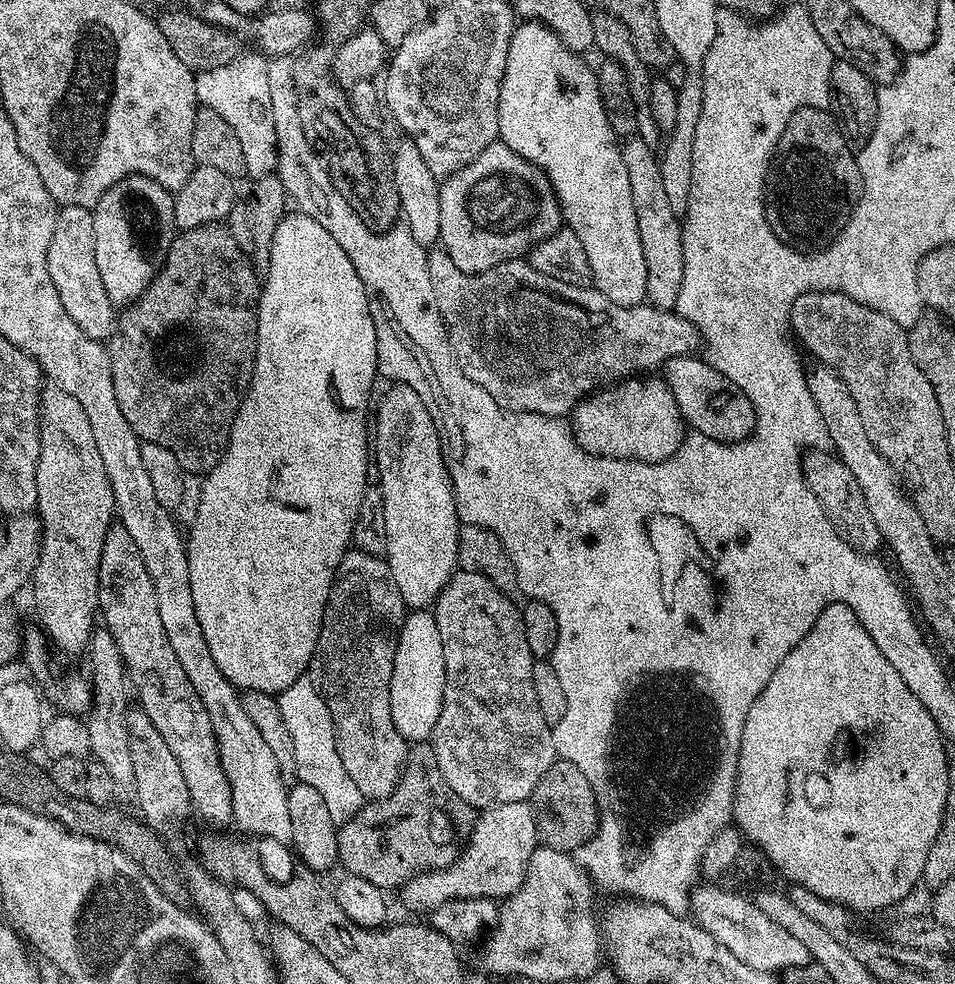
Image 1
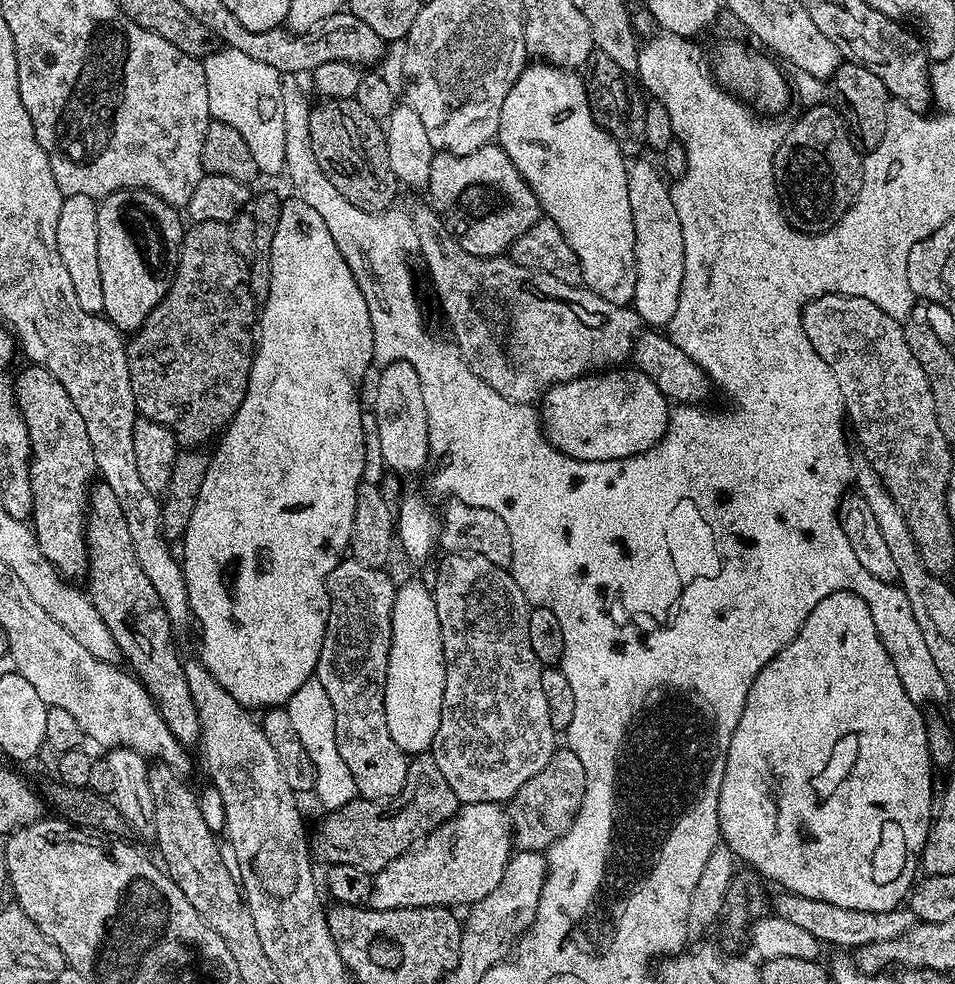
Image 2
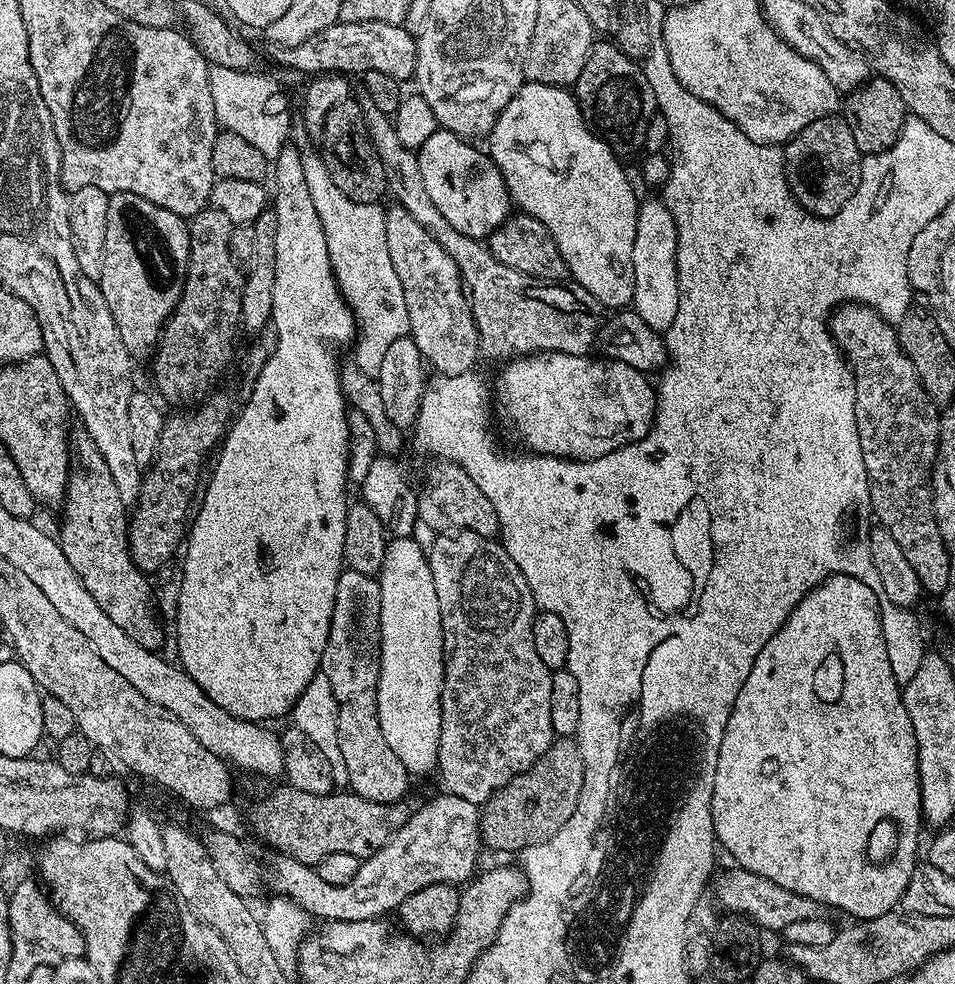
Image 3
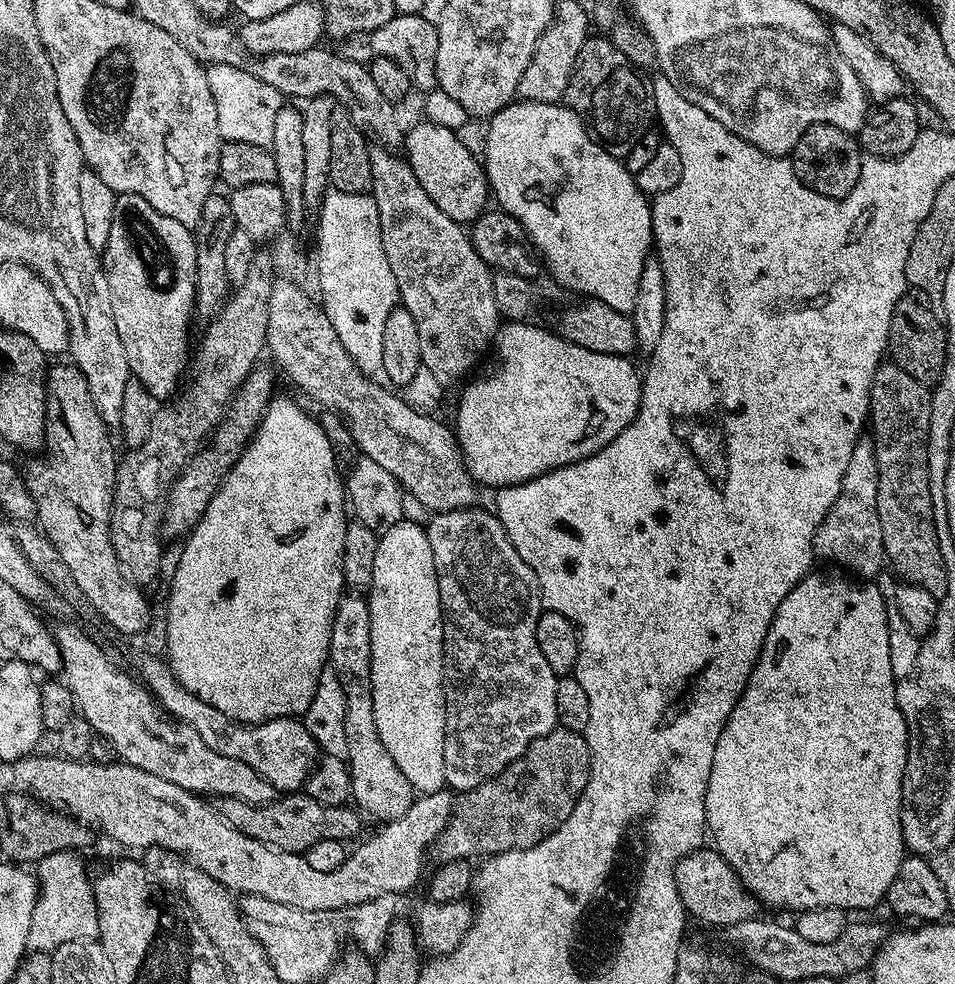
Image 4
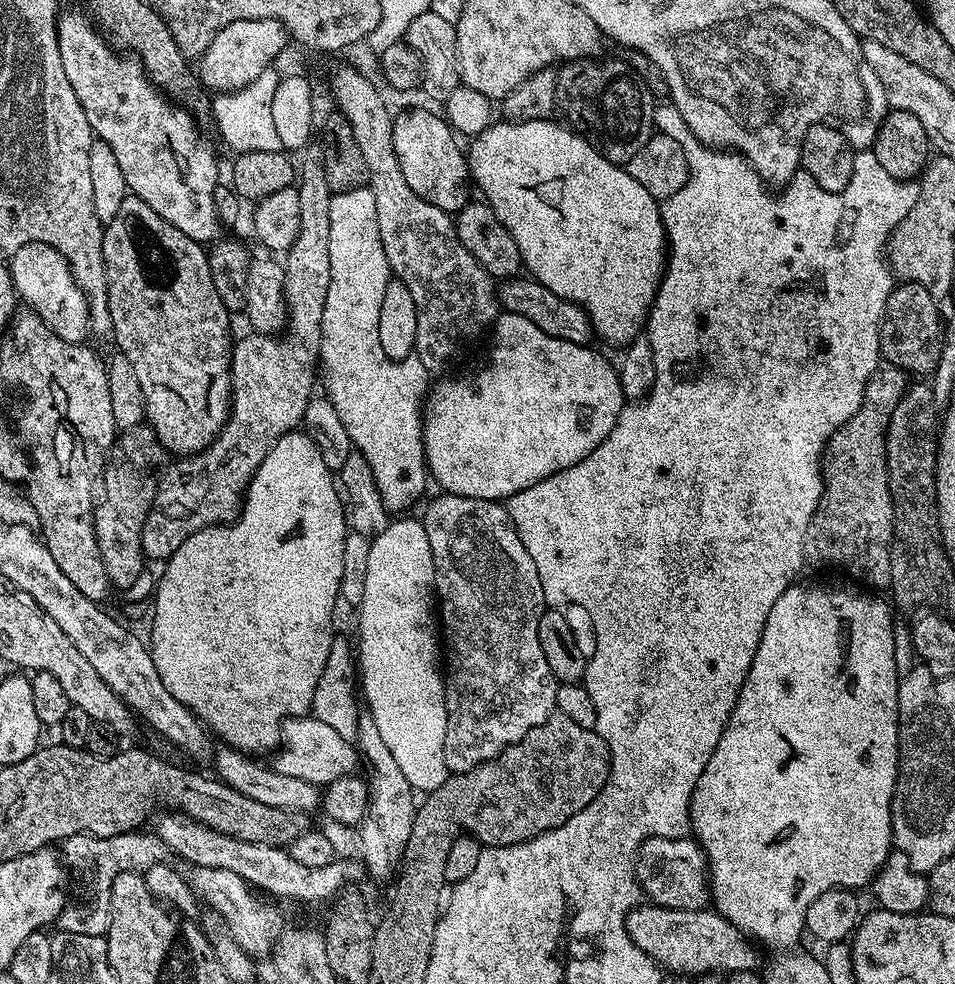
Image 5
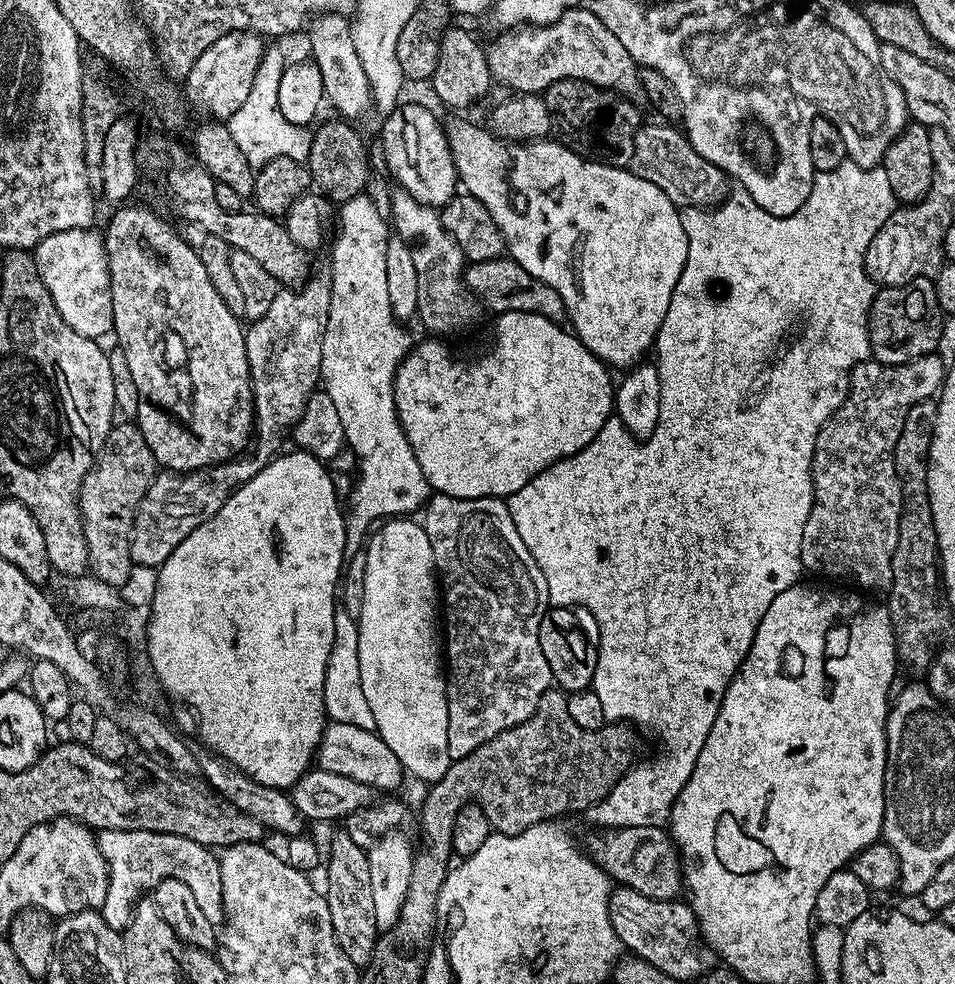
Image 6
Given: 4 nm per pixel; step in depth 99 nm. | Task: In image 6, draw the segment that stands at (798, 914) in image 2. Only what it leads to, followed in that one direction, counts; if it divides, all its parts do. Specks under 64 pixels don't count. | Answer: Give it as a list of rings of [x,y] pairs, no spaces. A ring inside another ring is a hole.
[[[634,826],[596,830],[592,841],[586,844],[586,851],[617,885],[638,890],[638,894],[646,894],[646,898],[675,900],[681,895],[684,870],[680,851],[663,827]]]

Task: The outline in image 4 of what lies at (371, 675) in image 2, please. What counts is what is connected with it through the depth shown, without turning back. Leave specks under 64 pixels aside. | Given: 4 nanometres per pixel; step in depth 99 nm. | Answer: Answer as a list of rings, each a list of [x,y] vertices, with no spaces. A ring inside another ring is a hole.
[[[345,594],[340,597],[330,630],[328,664],[336,672],[338,682],[342,682],[342,694],[346,694],[346,763],[352,777],[351,799],[356,799],[355,807],[365,817],[373,816],[379,822],[402,818],[402,814],[410,810],[414,793],[410,782],[406,782],[406,774],[402,774],[394,758],[390,758],[390,750],[382,746],[378,722],[374,722],[370,682],[370,610],[363,595]]]

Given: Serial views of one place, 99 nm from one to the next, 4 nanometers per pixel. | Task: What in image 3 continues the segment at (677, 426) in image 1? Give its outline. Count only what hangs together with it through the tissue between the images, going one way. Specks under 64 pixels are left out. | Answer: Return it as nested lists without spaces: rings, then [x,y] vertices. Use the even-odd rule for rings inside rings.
[[[537,353],[509,361],[494,380],[494,404],[508,419],[512,432],[525,444],[529,453],[538,456],[563,456],[565,460],[593,460],[610,454],[623,444],[641,440],[649,430],[656,414],[656,393],[645,373],[607,358],[591,360],[591,355]]]

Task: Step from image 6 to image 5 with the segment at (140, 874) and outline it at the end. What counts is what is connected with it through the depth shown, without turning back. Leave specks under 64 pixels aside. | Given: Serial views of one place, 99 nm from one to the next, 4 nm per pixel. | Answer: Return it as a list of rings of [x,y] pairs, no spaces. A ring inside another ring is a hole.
[[[144,830],[127,832],[121,836],[92,836],[89,832],[74,834],[66,838],[59,845],[58,851],[63,863],[69,869],[80,872],[80,880],[84,883],[84,904],[69,903],[60,911],[58,919],[59,931],[69,932],[70,934],[90,934],[91,936],[107,937],[110,918],[112,917],[112,883],[118,874],[123,872],[145,873],[150,866],[165,863],[169,859],[170,849],[159,840],[155,834],[144,833]],[[192,866],[187,869],[186,879],[201,901],[209,909],[217,912],[226,922],[230,934],[254,958],[264,958],[271,953],[275,943],[283,935],[286,925],[278,909],[267,899],[259,900],[251,884],[247,884],[231,870],[214,870],[210,866]]]

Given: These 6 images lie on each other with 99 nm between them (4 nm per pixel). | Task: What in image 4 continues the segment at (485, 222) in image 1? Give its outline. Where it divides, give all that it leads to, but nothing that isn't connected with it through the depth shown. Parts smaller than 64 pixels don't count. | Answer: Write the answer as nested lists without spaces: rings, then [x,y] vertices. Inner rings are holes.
[[[431,122],[423,123],[407,129],[402,145],[403,159],[412,167],[414,178],[418,178],[422,190],[430,194],[434,206],[438,206],[442,214],[462,226],[471,225],[490,204],[488,175],[484,173],[481,157],[477,153],[475,156],[455,131]]]

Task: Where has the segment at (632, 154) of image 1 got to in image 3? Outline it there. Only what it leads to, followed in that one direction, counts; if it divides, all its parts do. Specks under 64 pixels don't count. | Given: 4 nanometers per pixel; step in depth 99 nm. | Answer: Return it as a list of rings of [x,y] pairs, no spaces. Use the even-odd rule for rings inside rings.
[[[644,199],[637,205],[633,249],[634,294],[631,307],[651,329],[664,334],[678,312],[677,227],[663,199]]]

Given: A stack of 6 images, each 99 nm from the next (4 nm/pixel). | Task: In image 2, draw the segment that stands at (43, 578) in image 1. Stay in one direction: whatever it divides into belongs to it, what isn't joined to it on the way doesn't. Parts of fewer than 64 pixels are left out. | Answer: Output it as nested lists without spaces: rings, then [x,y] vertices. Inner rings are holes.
[[[32,364],[21,374],[17,380],[14,380],[14,391],[16,393],[16,401],[20,407],[22,418],[26,422],[26,430],[30,434],[30,446],[32,447],[32,461],[30,462],[30,490],[34,490],[34,510],[30,517],[30,527],[36,534],[36,541],[42,550],[42,554],[53,566],[60,571],[61,576],[69,582],[76,582],[87,577],[88,574],[88,544],[84,540],[84,530],[88,527],[88,494],[92,490],[94,481],[97,479],[96,459],[94,458],[94,446],[90,446],[90,434],[86,434],[86,422],[82,422],[82,414],[78,414],[78,406],[74,406],[74,402],[70,402],[70,394],[66,394],[66,386],[62,386],[62,382],[58,382],[58,378],[54,378],[54,374],[50,374],[50,370],[46,370],[40,364]]]

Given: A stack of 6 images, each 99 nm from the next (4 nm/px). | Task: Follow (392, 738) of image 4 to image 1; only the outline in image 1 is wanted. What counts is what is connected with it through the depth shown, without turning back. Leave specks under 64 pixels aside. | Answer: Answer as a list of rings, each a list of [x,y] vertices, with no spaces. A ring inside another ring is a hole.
[[[428,610],[409,611],[398,634],[394,674],[390,678],[390,714],[404,740],[424,742],[431,737],[438,714],[442,714],[445,686],[446,661],[442,659],[442,637],[438,635],[436,617]]]

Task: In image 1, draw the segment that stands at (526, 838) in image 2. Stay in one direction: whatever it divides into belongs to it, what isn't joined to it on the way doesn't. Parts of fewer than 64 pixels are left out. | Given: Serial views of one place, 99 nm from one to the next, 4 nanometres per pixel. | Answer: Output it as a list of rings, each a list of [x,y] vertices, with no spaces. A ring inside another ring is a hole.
[[[558,758],[552,763],[532,792],[530,803],[536,810],[536,834],[545,848],[575,853],[591,836],[595,836],[600,824],[600,807],[596,804],[590,778],[586,778],[586,774],[569,760]]]

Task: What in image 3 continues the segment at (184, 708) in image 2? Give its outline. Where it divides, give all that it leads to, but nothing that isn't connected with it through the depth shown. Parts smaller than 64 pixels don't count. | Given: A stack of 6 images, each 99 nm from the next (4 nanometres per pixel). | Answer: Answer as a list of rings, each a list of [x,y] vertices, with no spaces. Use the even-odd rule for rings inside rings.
[[[83,430],[77,432],[77,436],[75,433],[68,441],[68,485],[66,486],[66,494],[62,505],[64,517],[60,520],[60,532],[58,531],[62,554],[66,554],[66,562],[70,562],[70,566],[74,566],[74,574],[78,574],[78,578],[82,578],[82,586],[86,586],[86,590],[90,590],[94,602],[98,602],[98,606],[102,606],[102,610],[106,610],[106,618],[111,618],[116,625],[122,626],[122,630],[126,630],[126,634],[130,634],[130,638],[134,638],[134,642],[138,642],[138,646],[153,650],[163,649],[164,632],[160,629],[159,622],[156,621],[156,608],[152,605],[152,584],[148,581],[151,579],[141,572],[138,565],[132,561],[132,555],[128,549],[129,517],[126,515],[126,506],[122,502],[122,497],[118,494],[118,486],[114,486],[114,478],[110,478],[110,470],[106,467],[106,458],[102,458],[102,454],[98,452],[98,446],[94,446],[94,442],[88,437],[87,432]]]

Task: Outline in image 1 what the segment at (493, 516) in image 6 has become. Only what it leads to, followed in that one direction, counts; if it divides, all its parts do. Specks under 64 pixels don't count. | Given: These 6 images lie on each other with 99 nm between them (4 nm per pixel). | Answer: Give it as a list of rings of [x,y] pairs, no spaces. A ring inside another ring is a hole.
[[[456,570],[446,582],[440,595],[434,601],[434,615],[438,622],[438,635],[442,637],[442,659],[446,661],[446,686],[442,698],[442,714],[438,714],[438,722],[434,726],[430,743],[438,758],[438,770],[442,770],[442,778],[446,778],[446,786],[454,790],[458,798],[462,798],[471,808],[483,810],[496,804],[528,800],[538,786],[538,782],[550,770],[556,759],[556,747],[552,741],[552,725],[542,718],[542,710],[538,710],[538,698],[534,695],[534,658],[530,654],[530,646],[526,642],[526,630],[522,630],[522,618],[518,604],[512,601],[509,593],[498,590],[490,578],[477,572]]]

